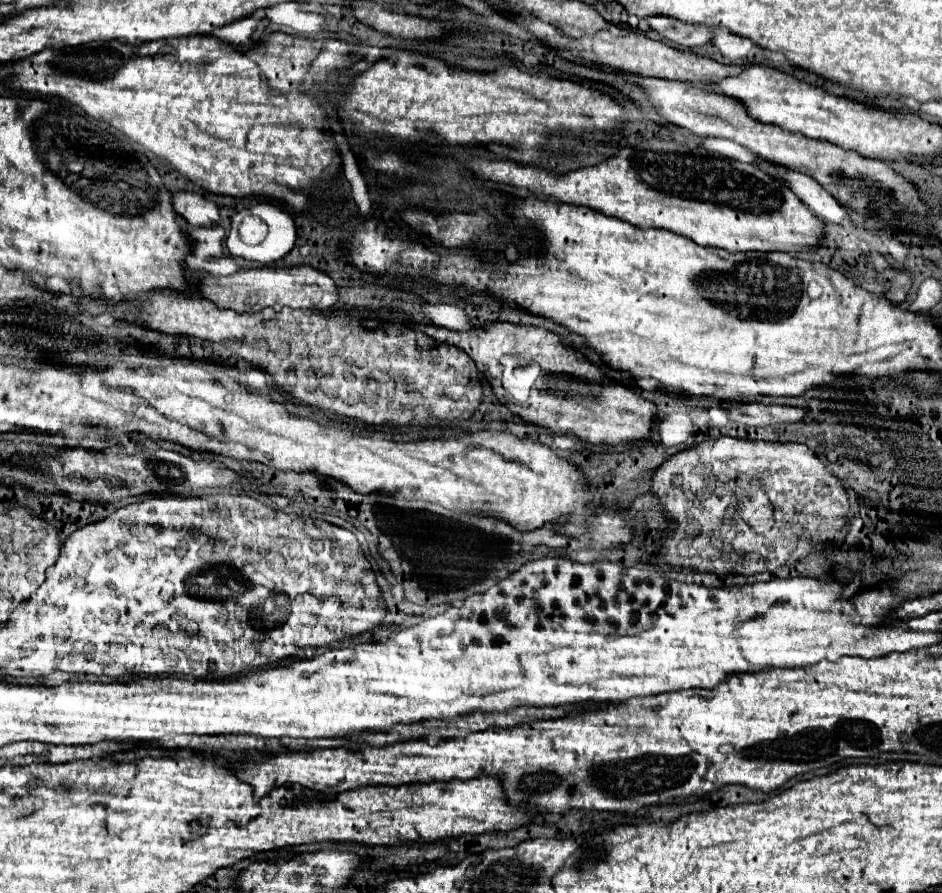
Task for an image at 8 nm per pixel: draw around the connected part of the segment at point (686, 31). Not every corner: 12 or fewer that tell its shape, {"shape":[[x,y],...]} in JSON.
{"shape":[[668,16],[648,18],[662,38],[684,48],[710,44],[714,34],[700,24]]}

